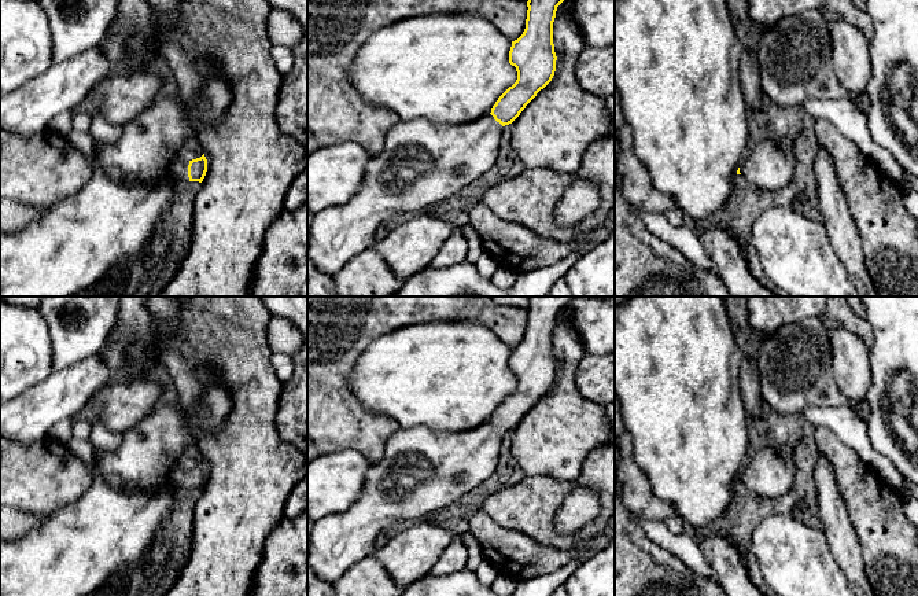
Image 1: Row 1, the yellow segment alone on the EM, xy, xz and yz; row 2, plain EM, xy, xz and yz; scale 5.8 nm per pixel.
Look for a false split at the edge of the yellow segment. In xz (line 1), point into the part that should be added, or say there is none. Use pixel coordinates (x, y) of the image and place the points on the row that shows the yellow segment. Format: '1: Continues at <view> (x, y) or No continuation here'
1: Continues at xz (421, 164)

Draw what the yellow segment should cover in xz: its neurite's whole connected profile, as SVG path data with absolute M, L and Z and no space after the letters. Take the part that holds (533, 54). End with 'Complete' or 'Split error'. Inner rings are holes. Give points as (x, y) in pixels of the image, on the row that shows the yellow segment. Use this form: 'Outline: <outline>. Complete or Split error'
Outline: M527 1L526 29L509 51L517 80L489 115L461 125L399 121L387 132L384 148L372 157L358 192L347 203L314 214L309 260L317 271L336 275L353 257L373 246L388 218L446 199L494 166L502 128L554 76L553 22L563 1Z. Split error

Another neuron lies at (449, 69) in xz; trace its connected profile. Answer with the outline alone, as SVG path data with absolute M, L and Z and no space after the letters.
M419 15L373 33L357 52L349 76L368 104L391 110L401 121L425 119L435 125L461 125L489 115L498 98L516 82L516 67L509 63L510 47L512 41L479 15Z

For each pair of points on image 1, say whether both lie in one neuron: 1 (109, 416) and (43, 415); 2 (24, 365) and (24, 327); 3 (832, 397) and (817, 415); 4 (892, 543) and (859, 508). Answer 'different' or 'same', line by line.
1: different
2: same
3: different
4: same

